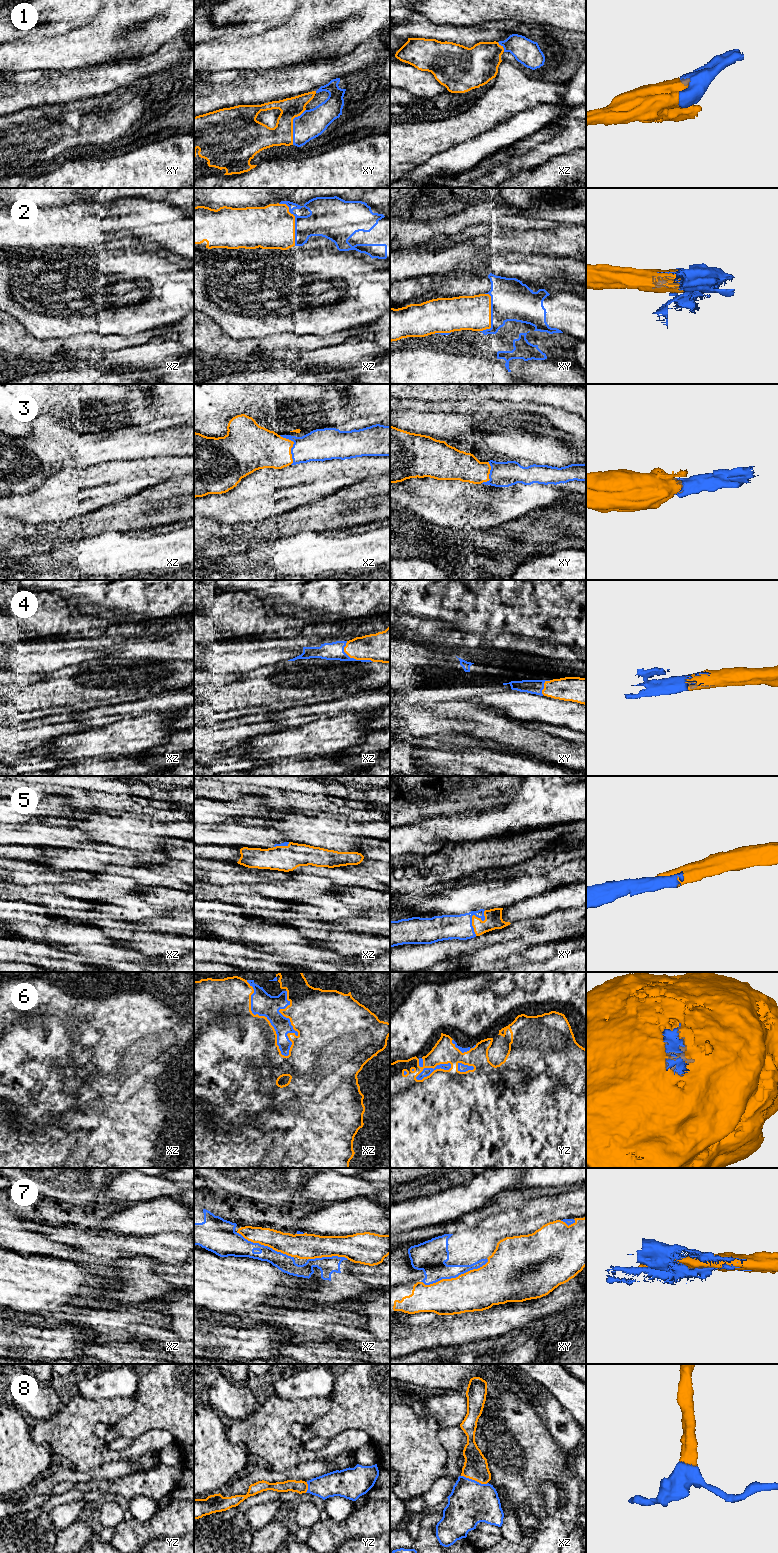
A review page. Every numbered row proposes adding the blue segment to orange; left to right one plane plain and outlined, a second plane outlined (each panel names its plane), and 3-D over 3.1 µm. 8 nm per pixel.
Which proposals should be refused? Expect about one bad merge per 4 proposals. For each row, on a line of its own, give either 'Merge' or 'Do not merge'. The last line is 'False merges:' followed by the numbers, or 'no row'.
1: Merge
2: Merge
3: Merge
4: Merge
5: Merge
6: Merge
7: Do not merge
8: Merge
False merges: 7

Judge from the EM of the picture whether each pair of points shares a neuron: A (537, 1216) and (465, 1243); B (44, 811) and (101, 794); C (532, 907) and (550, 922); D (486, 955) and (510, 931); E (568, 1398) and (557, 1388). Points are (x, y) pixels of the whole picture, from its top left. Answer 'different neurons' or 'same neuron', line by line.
A: same neuron
B: different neurons
C: different neurons
D: different neurons
E: same neuron

